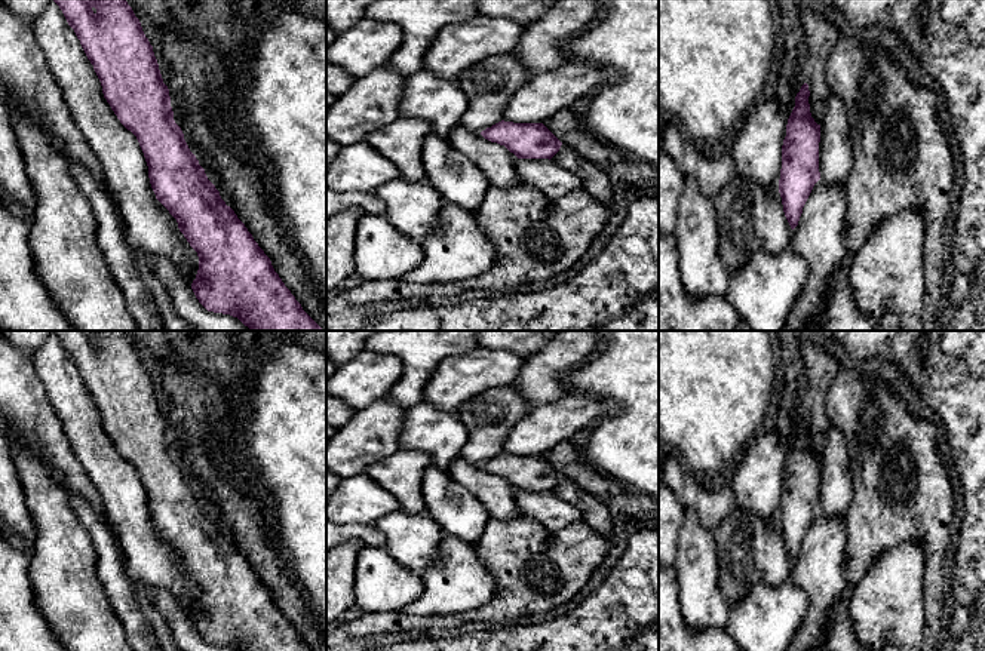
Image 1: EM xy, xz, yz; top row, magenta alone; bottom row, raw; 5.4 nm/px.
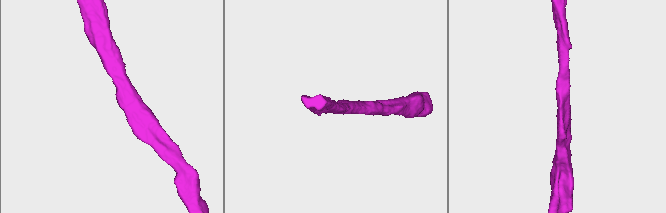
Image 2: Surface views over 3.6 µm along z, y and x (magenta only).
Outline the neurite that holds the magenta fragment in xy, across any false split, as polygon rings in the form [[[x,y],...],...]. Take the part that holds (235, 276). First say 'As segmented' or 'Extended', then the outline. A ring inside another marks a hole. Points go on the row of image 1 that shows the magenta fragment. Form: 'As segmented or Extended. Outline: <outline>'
As segmented. Outline: [[[53,0],[74,30],[80,44],[101,82],[102,93],[120,123],[131,130],[144,153],[148,178],[156,199],[177,219],[179,231],[197,252],[199,270],[191,289],[199,303],[214,313],[237,317],[251,331],[323,331],[301,307],[274,271],[270,258],[254,240],[234,211],[208,179],[205,169],[190,151],[181,128],[174,120],[169,89],[163,83],[153,46],[139,19],[126,0]]]

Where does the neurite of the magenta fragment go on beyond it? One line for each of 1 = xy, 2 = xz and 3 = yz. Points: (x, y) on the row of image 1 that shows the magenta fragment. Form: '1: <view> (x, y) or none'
1: none
2: none
3: none

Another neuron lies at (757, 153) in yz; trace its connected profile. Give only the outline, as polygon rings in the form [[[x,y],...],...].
[[[767,93],[742,120],[731,157],[736,174],[760,182],[767,191],[779,190],[782,145],[788,117],[774,93]]]

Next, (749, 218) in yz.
[[[736,174],[714,197],[714,205],[718,228],[718,257],[730,274],[742,270],[758,251],[779,255],[789,249],[792,228],[785,217],[779,190],[770,193],[760,182]]]

